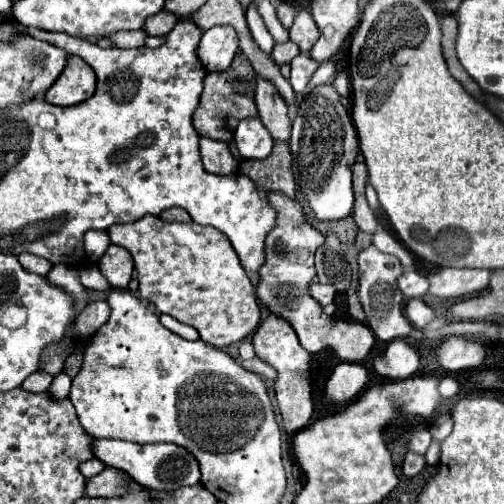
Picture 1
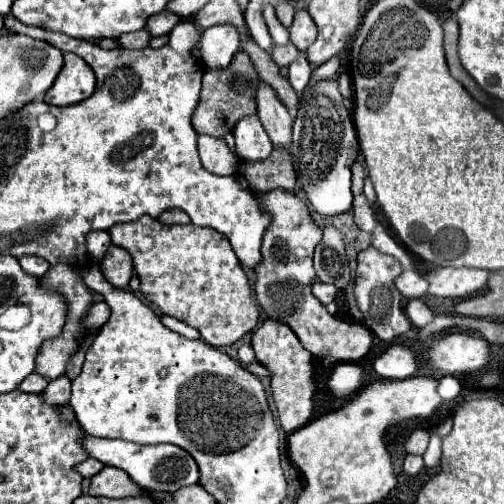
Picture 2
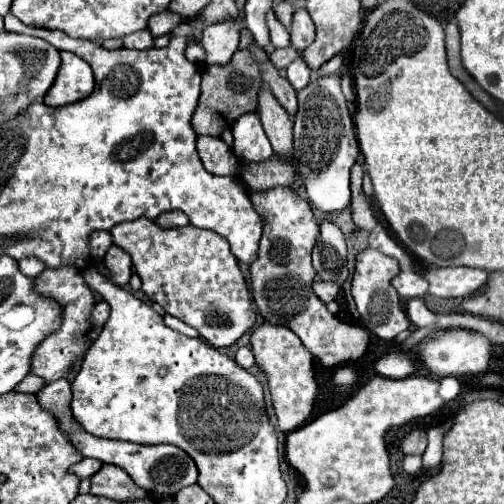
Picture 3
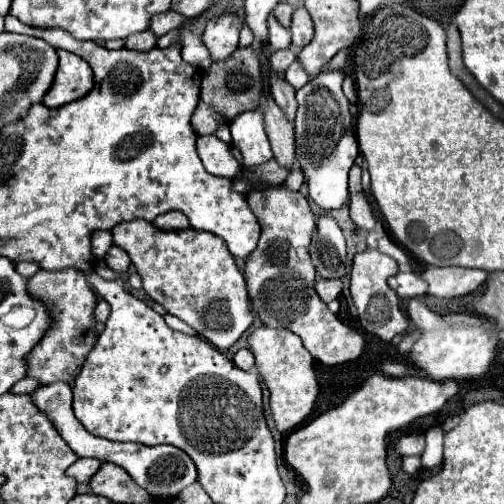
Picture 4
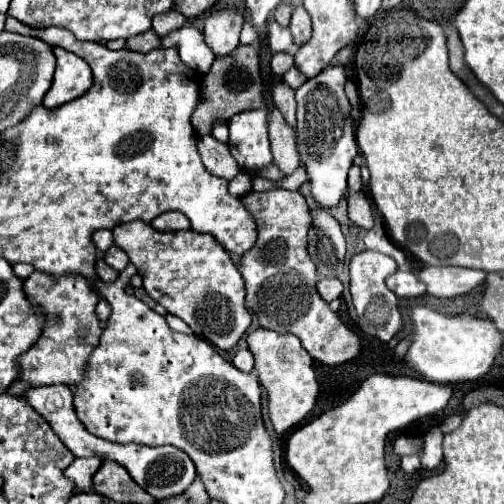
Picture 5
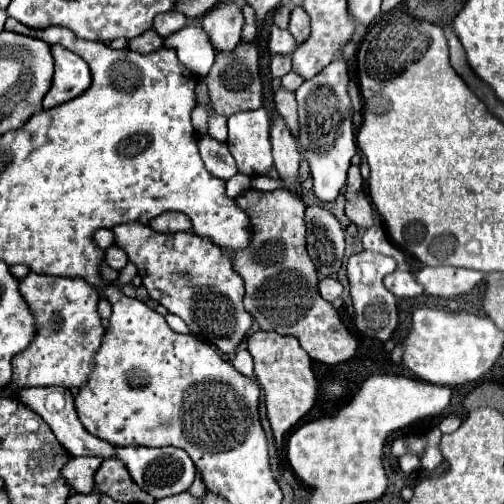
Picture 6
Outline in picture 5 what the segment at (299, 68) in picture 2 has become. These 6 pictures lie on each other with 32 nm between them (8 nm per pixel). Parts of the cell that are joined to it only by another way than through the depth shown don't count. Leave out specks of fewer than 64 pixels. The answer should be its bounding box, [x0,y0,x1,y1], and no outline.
[282,68,306,90]

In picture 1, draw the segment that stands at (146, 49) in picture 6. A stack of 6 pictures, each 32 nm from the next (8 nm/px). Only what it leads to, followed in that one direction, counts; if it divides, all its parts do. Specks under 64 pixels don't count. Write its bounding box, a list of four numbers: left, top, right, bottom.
[110,30,148,48]

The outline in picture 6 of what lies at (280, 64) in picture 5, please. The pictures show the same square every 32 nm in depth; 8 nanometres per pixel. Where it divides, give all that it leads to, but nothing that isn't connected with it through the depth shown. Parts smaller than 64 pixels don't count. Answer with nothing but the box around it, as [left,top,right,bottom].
[270,56,290,78]

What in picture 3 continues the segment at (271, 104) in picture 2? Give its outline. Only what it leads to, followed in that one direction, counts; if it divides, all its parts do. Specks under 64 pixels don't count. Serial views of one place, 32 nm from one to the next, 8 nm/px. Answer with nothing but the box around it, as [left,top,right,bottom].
[258,86,294,162]

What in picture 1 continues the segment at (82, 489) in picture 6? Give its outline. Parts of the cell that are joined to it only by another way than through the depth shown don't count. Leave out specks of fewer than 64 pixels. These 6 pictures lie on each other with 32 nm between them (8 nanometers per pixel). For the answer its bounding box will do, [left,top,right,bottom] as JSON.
[80,458,104,478]

